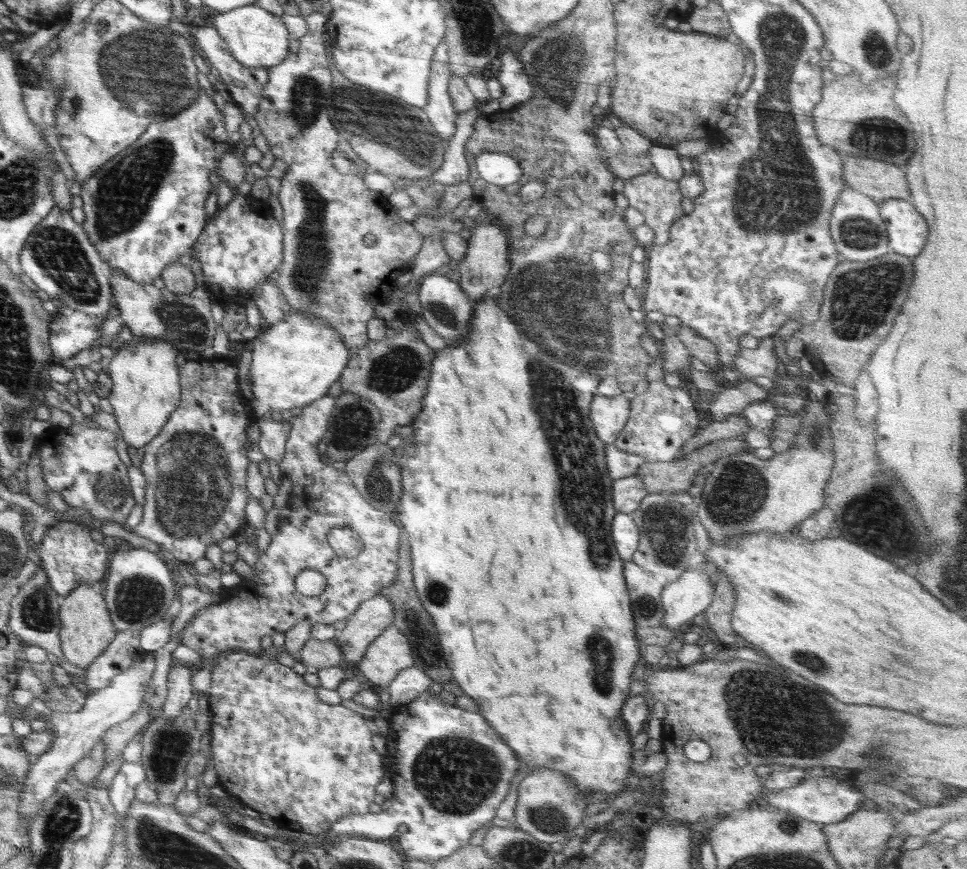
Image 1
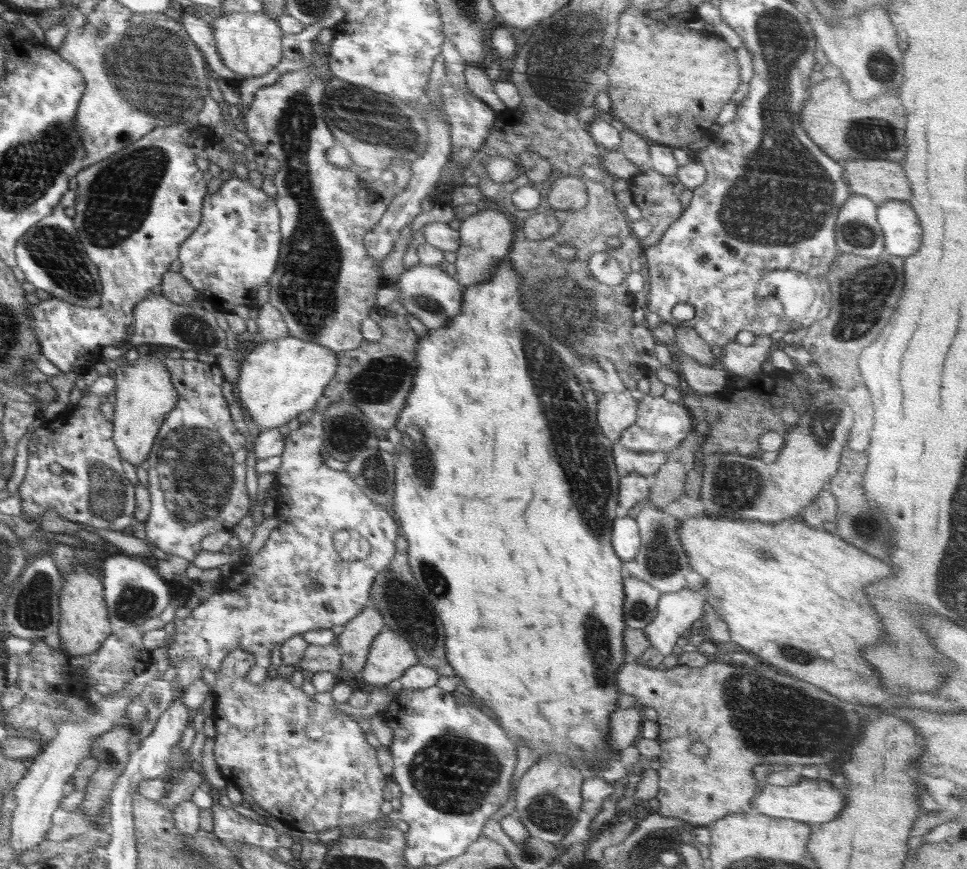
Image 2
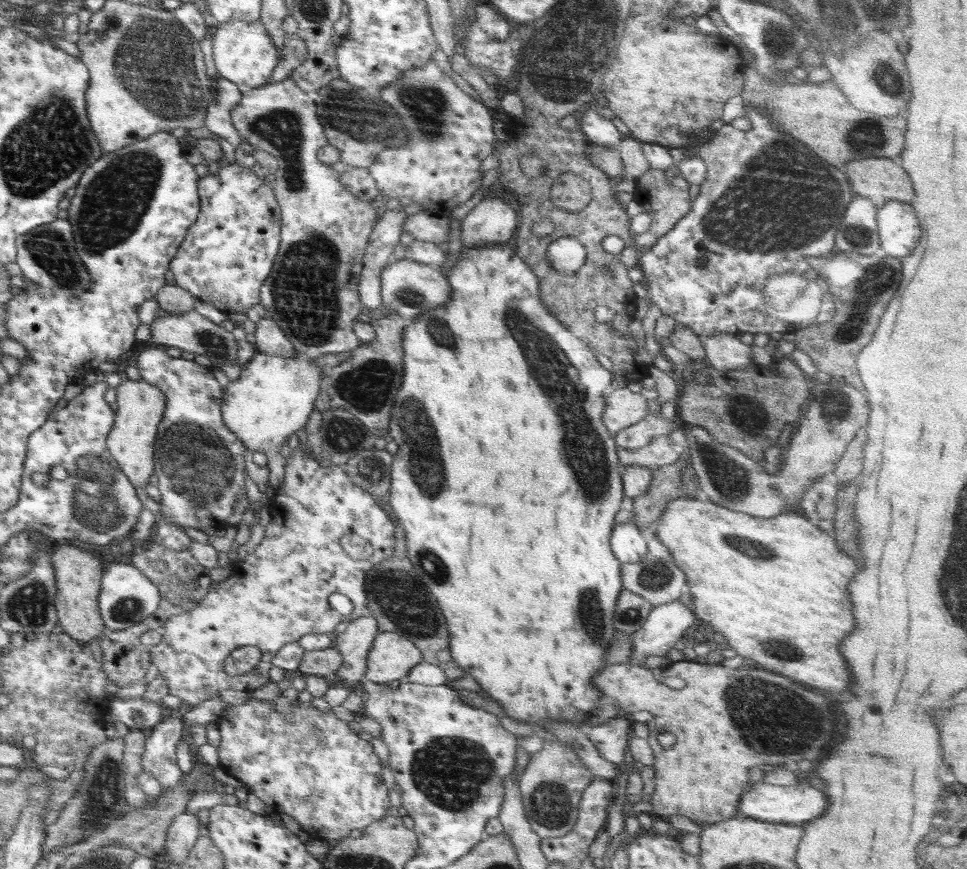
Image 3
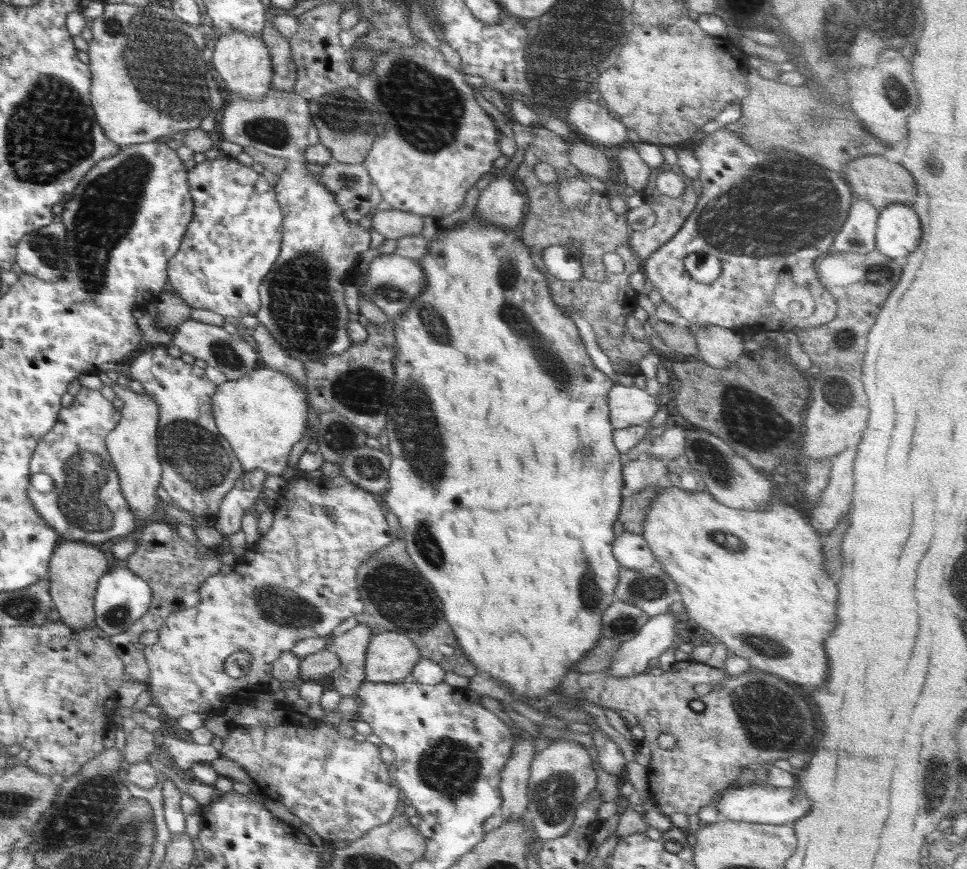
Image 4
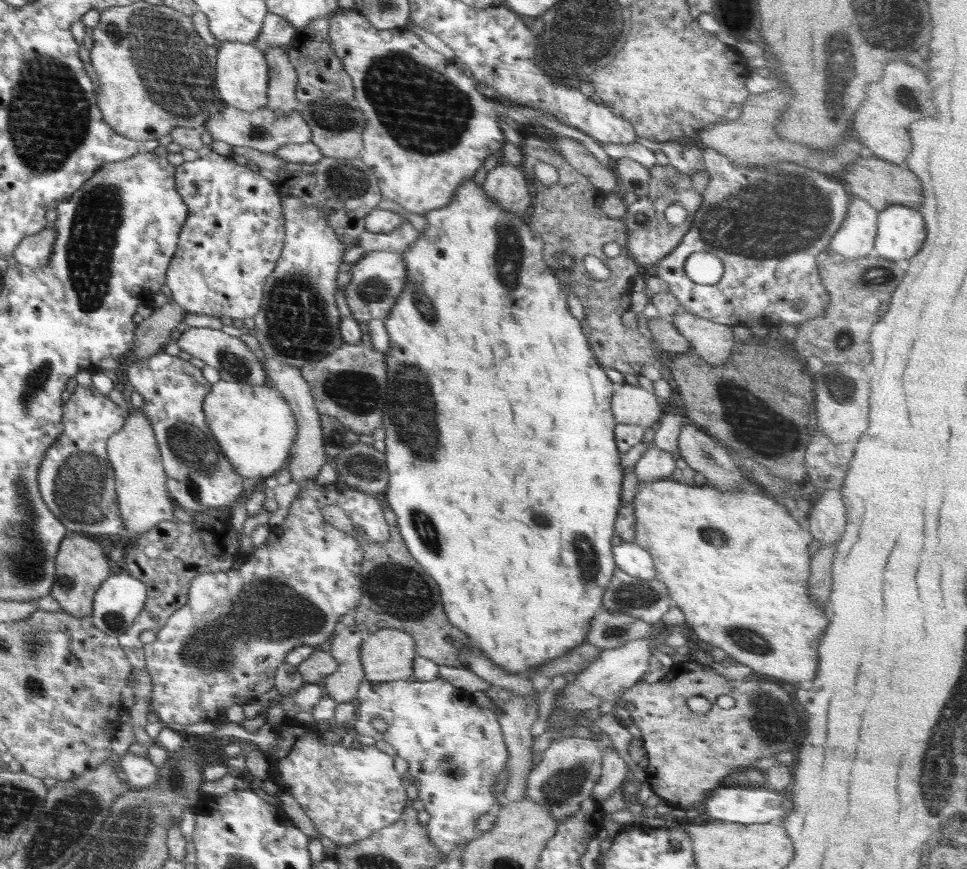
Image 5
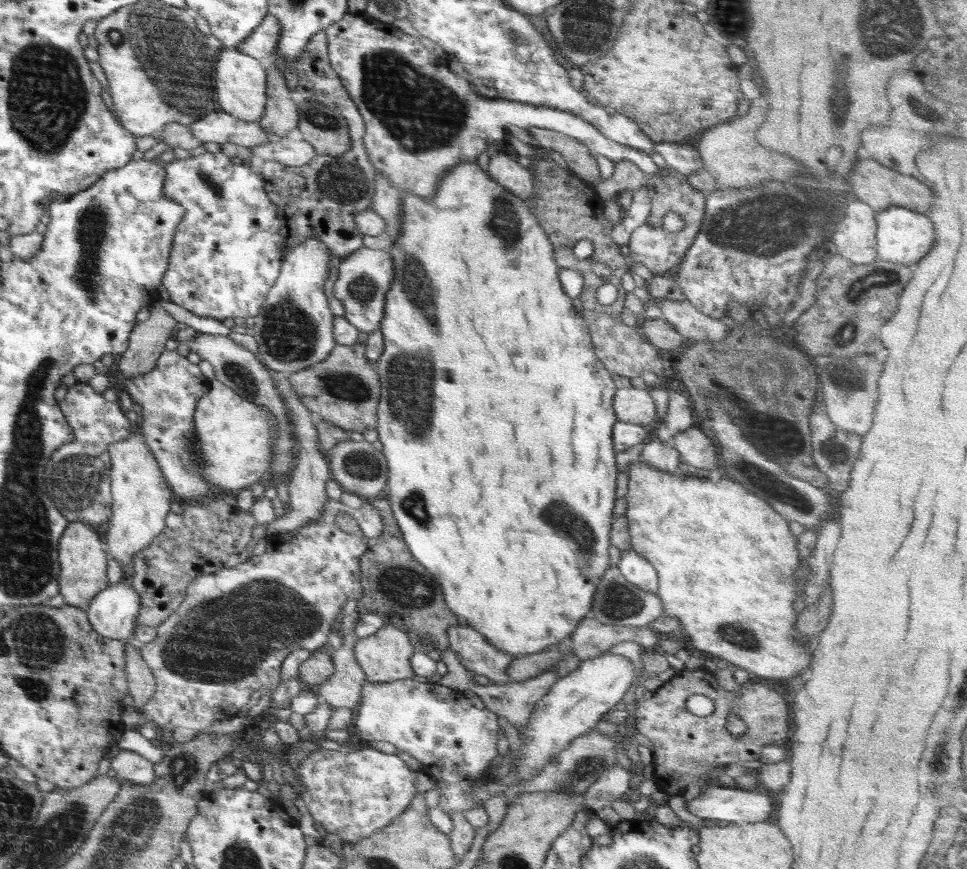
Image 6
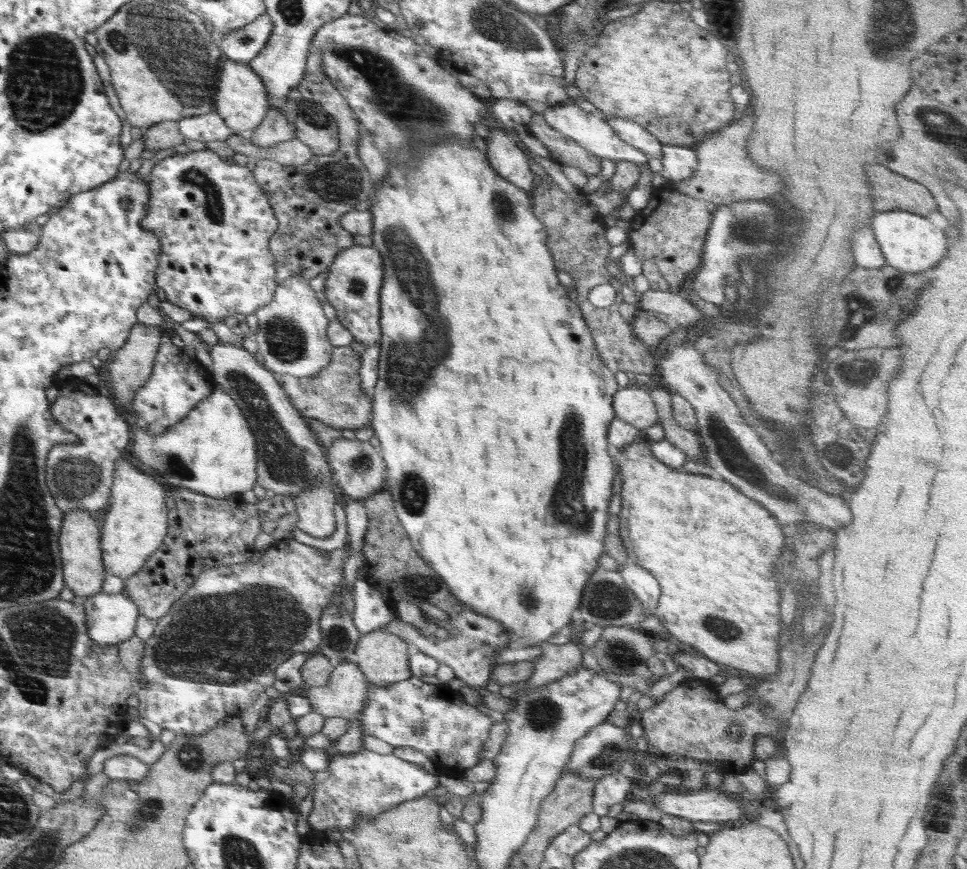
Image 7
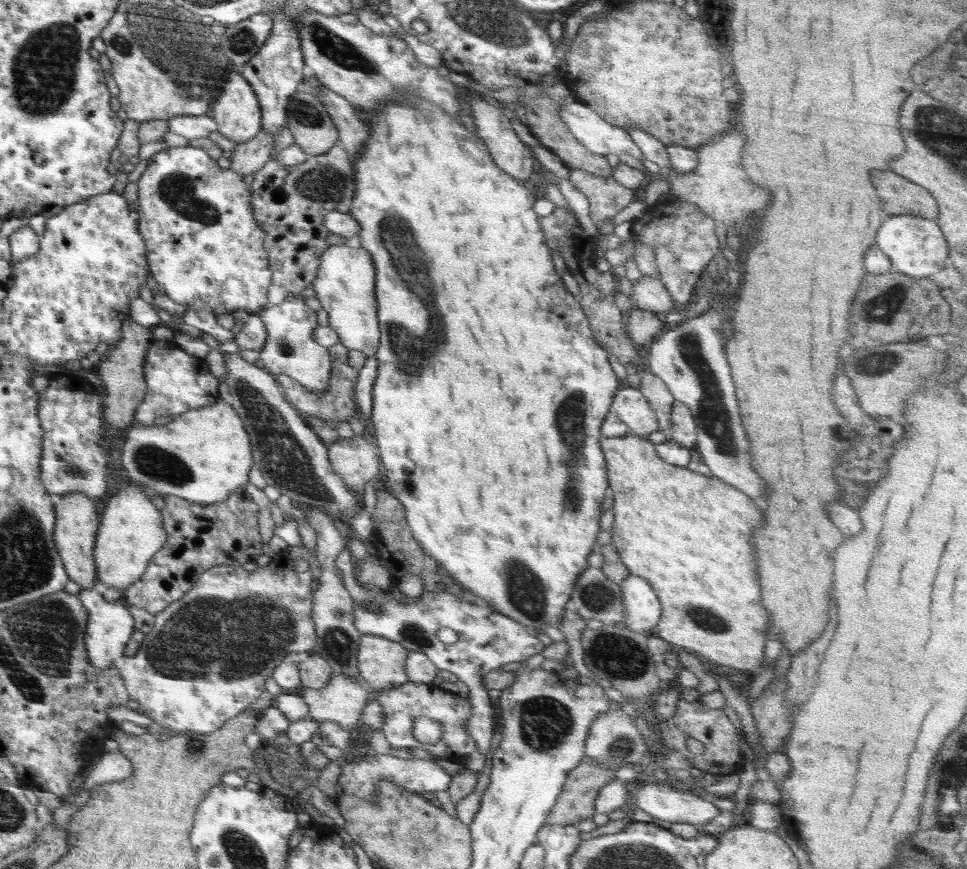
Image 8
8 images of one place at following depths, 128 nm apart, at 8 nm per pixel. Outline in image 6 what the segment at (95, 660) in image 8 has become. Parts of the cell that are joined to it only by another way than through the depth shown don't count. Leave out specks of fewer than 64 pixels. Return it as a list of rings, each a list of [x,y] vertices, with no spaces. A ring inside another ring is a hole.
[[[126,576],[123,581],[109,584],[100,591],[85,609],[87,616],[92,616],[92,624],[96,624],[96,632],[127,642],[135,631],[141,607],[142,597]]]

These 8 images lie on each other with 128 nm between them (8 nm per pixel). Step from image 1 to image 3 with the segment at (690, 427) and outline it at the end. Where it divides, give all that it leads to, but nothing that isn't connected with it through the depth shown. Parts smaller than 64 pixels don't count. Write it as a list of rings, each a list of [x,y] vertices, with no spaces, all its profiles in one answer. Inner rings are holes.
[[[646,414],[637,424],[624,428],[613,437],[618,447],[637,449],[651,444],[658,436],[668,435],[681,428],[686,428],[678,417],[674,420],[662,418],[661,414]]]

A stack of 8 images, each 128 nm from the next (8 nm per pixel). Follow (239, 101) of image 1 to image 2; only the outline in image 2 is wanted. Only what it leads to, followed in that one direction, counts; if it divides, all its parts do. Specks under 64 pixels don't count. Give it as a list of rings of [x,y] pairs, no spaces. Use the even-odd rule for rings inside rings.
[[[188,10],[182,11],[181,23],[192,42],[199,48],[207,68],[214,70],[220,79],[239,89],[246,78],[234,73],[223,64],[222,58],[218,55],[211,19],[196,17]]]

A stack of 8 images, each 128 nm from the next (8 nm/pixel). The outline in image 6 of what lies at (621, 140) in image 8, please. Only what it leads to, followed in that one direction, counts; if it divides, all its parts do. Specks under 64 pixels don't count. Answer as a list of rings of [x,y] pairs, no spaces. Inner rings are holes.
[[[347,12],[324,33],[330,65],[362,115],[366,154],[378,176],[384,176],[402,194],[412,192],[430,199],[444,174],[456,164],[476,163],[490,144],[501,147],[510,125],[545,128],[575,138],[593,155],[602,154],[615,163],[633,162],[647,178],[658,171],[651,153],[606,138],[594,125],[570,112],[478,94],[471,82],[450,71],[446,64],[449,57],[434,55],[418,38],[400,29],[393,30],[365,15]]]

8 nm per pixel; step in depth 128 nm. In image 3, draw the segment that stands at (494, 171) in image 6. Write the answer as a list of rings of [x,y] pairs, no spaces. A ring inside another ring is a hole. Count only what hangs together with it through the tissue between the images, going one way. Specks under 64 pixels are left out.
[[[490,191],[461,220],[462,249],[513,241],[519,216],[500,192]]]

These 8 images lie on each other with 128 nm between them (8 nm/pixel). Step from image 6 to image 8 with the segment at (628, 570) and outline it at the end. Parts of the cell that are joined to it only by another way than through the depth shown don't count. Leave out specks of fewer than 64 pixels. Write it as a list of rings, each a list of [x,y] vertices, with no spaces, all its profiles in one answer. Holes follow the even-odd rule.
[[[629,574],[621,582],[620,587],[622,587],[622,603],[626,609],[626,618],[621,623],[632,633],[654,632],[662,610],[652,585],[640,576]]]

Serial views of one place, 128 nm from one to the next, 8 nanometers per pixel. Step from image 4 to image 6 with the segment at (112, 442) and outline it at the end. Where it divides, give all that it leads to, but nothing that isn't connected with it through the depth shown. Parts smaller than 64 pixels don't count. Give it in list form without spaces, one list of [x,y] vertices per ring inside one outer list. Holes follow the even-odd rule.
[[[137,428],[128,438],[122,438],[109,448],[112,458],[112,492],[114,493],[114,518],[104,528],[108,551],[128,572],[132,559],[144,548],[150,547],[158,534],[166,527],[173,492],[164,479],[146,438]]]

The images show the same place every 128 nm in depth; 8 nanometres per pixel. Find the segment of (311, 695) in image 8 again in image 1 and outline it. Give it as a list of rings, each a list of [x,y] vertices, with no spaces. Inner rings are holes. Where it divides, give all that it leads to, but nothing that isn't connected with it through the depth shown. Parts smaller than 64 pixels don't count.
[[[377,593],[372,598],[360,603],[358,610],[347,618],[347,625],[343,630],[338,630],[334,641],[340,647],[345,660],[359,662],[368,650],[370,643],[384,632],[385,628],[392,625],[394,620],[394,605],[388,597]]]

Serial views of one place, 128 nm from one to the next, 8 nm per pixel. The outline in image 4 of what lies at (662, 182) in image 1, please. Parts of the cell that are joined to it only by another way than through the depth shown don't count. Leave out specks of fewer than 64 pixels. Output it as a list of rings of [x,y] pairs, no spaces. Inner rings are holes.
[[[664,162],[659,167],[651,167],[646,188],[640,192],[643,196],[643,203],[650,205],[656,216],[656,222],[649,229],[633,231],[630,233],[629,244],[631,245],[632,250],[643,260],[647,259],[650,254],[657,251],[664,243],[667,243],[668,240],[672,239],[672,236],[674,236],[674,234],[680,230],[680,227],[684,225],[684,221],[686,221],[688,215],[690,215],[697,204],[698,196],[696,196],[696,192],[694,192],[694,189],[692,188],[692,179],[686,180],[684,192],[676,198],[666,196],[656,188],[656,179],[658,178],[658,175],[670,170],[675,170],[675,173],[678,174],[678,176],[681,176],[686,180],[686,176],[680,168],[672,167]]]

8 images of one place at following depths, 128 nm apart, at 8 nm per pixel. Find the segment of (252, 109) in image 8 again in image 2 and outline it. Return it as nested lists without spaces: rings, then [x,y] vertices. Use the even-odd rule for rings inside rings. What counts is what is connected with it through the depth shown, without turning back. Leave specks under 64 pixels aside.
[[[234,12],[214,15],[211,18],[218,55],[231,71],[248,79],[268,74],[283,56],[282,36],[279,24],[266,13]]]

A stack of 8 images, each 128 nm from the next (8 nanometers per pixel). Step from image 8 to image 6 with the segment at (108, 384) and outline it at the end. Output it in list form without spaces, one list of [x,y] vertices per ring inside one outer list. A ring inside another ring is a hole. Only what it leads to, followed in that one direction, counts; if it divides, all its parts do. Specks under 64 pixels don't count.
[[[156,300],[150,304],[148,311],[150,312],[150,317],[140,322],[139,326],[131,332],[130,346],[127,351],[123,352],[123,355],[120,356],[120,361],[117,363],[118,370],[123,372],[127,379],[136,378],[154,368],[158,357],[165,350],[166,340],[172,336],[172,332],[174,332],[178,323],[172,315],[162,308],[161,300]]]

